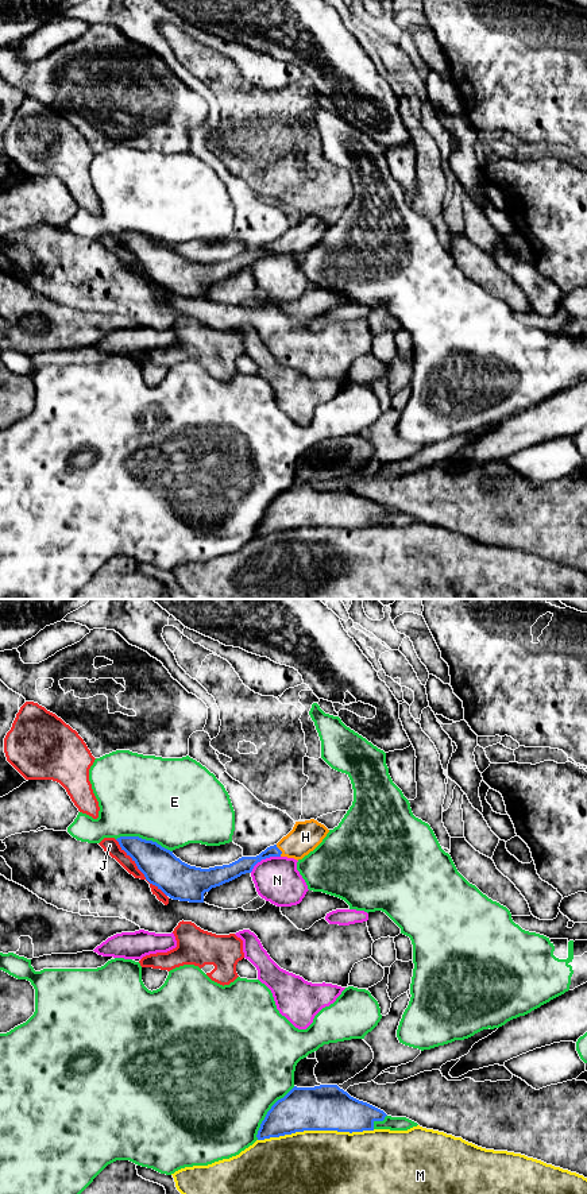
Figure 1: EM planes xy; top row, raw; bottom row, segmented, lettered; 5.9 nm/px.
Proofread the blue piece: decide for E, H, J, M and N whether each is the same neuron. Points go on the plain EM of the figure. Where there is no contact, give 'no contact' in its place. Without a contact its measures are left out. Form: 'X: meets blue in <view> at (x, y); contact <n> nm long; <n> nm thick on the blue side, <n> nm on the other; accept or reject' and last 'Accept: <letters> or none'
E: meets blue in xy at (145, 235); contact 340 nm long; 220 nm thick on the blue side, 500 nm on the other; reject
H: meets blue in xy at (280, 246); contact 80 nm long; 100 nm thick on the blue side, 180 nm on the other; accept
J: meets blue in xy at (138, 263); contact 460 nm long; 220 nm thick on the blue side, 90 nm on the other; reject
M: meets blue in xy at (316, 525); contact 700 nm long; 280 nm thick on the blue side, 500 nm on the other; reject
N: meets blue in xy at (263, 254); contact 200 nm long; 110 nm thick on the blue side, 280 nm on the other; reject
Accept: H

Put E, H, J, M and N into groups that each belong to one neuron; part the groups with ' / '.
E / H / J / M / N

